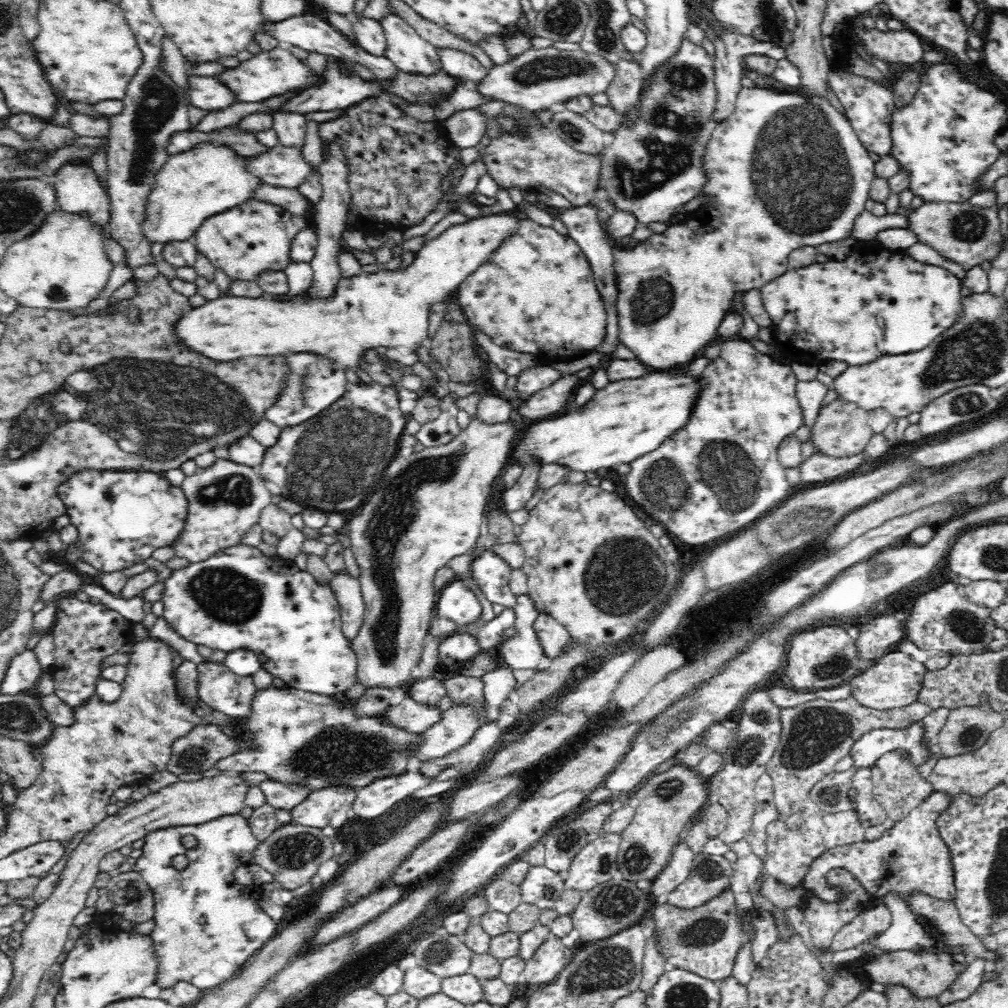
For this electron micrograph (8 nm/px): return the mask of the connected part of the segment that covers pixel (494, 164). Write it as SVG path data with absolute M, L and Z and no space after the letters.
M505 103L502 113L520 117L528 129L528 134L524 138L517 138L517 136L510 136L501 130L500 135L492 138L488 146L478 147L479 156L477 158L482 157L486 161L486 165L488 165L486 173L499 187L509 189L516 186L518 190L522 190L544 185L544 187L566 196L574 207L585 205L594 198L601 170L599 156L576 152L553 130L537 124L537 120L531 116L531 112L523 110L515 104Z

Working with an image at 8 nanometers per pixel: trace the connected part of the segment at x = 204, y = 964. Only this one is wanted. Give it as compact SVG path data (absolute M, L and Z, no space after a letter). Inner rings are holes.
M236 814L197 825L172 826L150 832L143 841L143 856L137 860L134 868L151 888L153 895L154 929L149 937L153 954L158 960L154 983L160 988L174 987L181 982L188 982L198 988L212 988L228 981L278 930L278 922L266 914L256 898L250 898L254 888L244 888L234 875L238 866L253 861L254 850L259 844L247 819ZM185 839L190 840L190 844L185 845ZM177 855L188 857L188 866L184 870L177 870L171 863Z

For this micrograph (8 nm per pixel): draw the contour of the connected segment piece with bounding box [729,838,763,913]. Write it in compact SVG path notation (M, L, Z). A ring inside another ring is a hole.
M745 838L729 844L729 850L738 855L736 871L731 878L732 891L738 903L740 913L746 913L753 908L753 900L748 894L749 886L753 885L763 872L763 863L760 856L752 852Z

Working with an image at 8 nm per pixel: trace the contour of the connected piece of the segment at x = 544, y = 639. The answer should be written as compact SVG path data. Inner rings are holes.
M539 613L534 620L534 629L538 633L540 643L544 645L546 656L553 659L563 651L563 646L570 638L569 633L563 626L549 614Z

